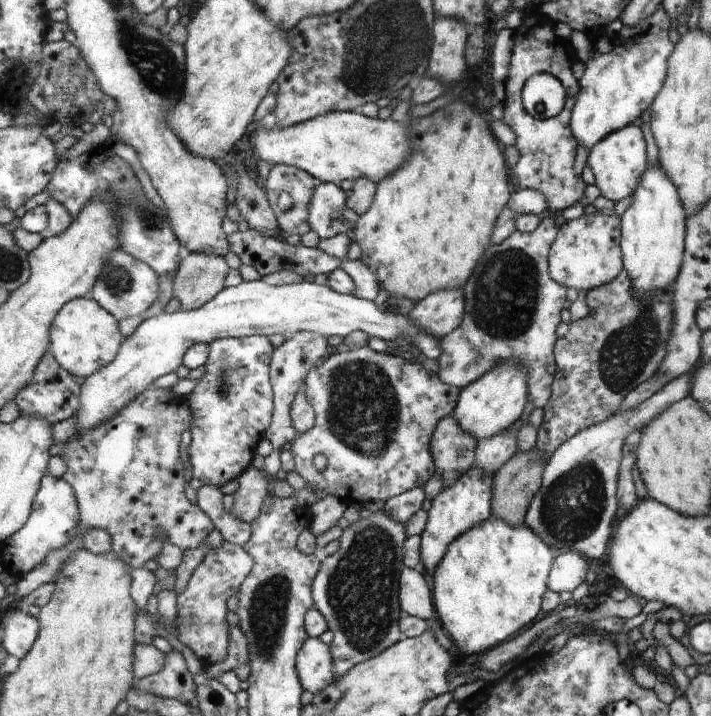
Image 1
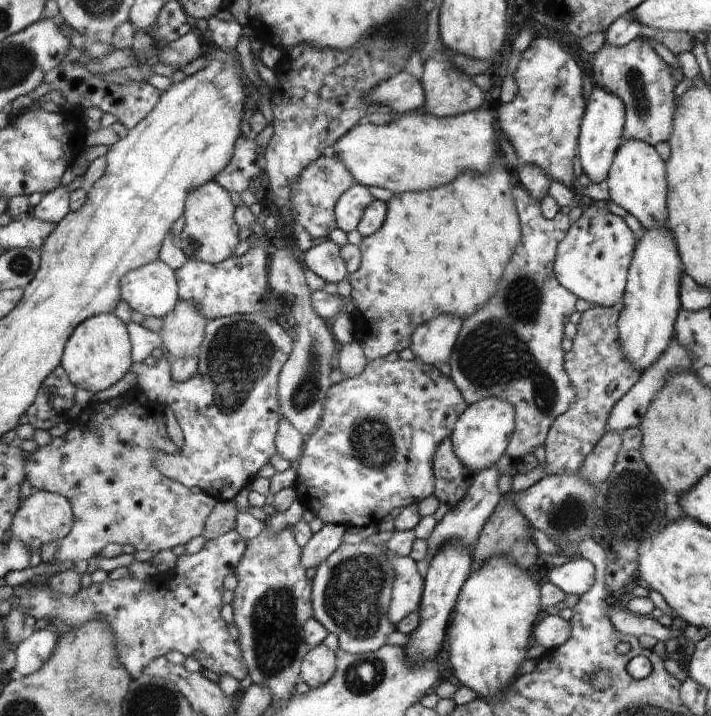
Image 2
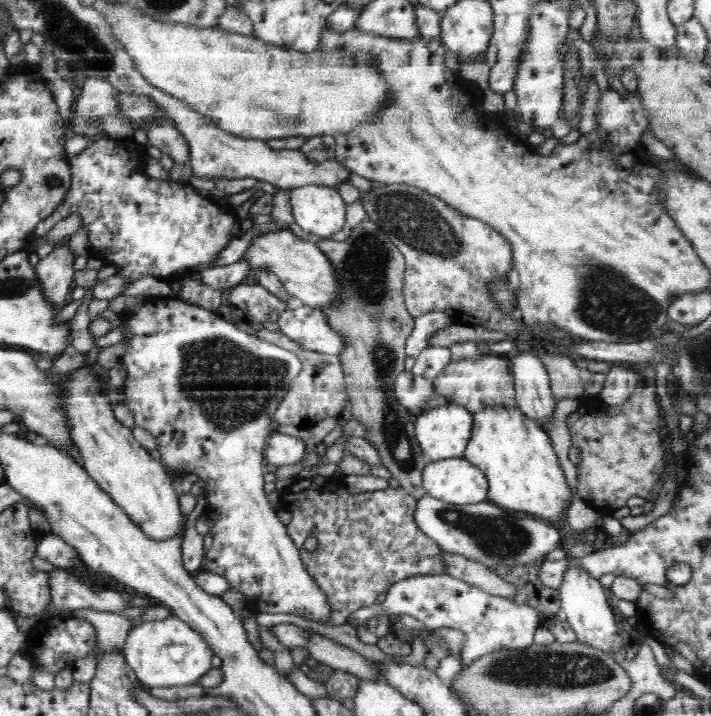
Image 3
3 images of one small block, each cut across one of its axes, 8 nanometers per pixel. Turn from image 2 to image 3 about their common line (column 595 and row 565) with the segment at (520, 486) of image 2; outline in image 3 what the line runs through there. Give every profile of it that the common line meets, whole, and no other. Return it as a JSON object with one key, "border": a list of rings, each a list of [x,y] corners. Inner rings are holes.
{"border":[[[316,475],[310,479],[298,479],[283,491],[281,507],[292,513],[291,521],[286,525],[287,532],[291,536],[294,545],[297,547],[309,575],[312,576],[314,582],[317,584],[317,587],[320,588],[326,599],[328,599],[328,606],[330,611],[332,611],[332,616],[330,616],[330,619],[328,619],[325,624],[336,625],[346,623],[350,616],[356,612],[356,610],[360,610],[360,608],[368,608],[368,606],[372,606],[372,604],[377,603],[376,596],[378,596],[378,594],[382,594],[383,592],[388,592],[394,582],[398,580],[401,581],[406,578],[420,576],[422,574],[446,574],[447,564],[444,564],[443,549],[434,540],[431,540],[426,534],[424,534],[424,532],[420,530],[419,526],[416,525],[414,516],[417,503],[418,499],[409,496],[402,487],[381,489],[376,490],[375,492],[363,494],[350,494],[348,493],[348,489],[346,489],[343,484],[343,479],[322,477],[322,475]],[[310,537],[314,537],[318,541],[318,547],[312,552],[309,552],[304,548],[304,542],[306,542],[306,540],[308,540]]]}

